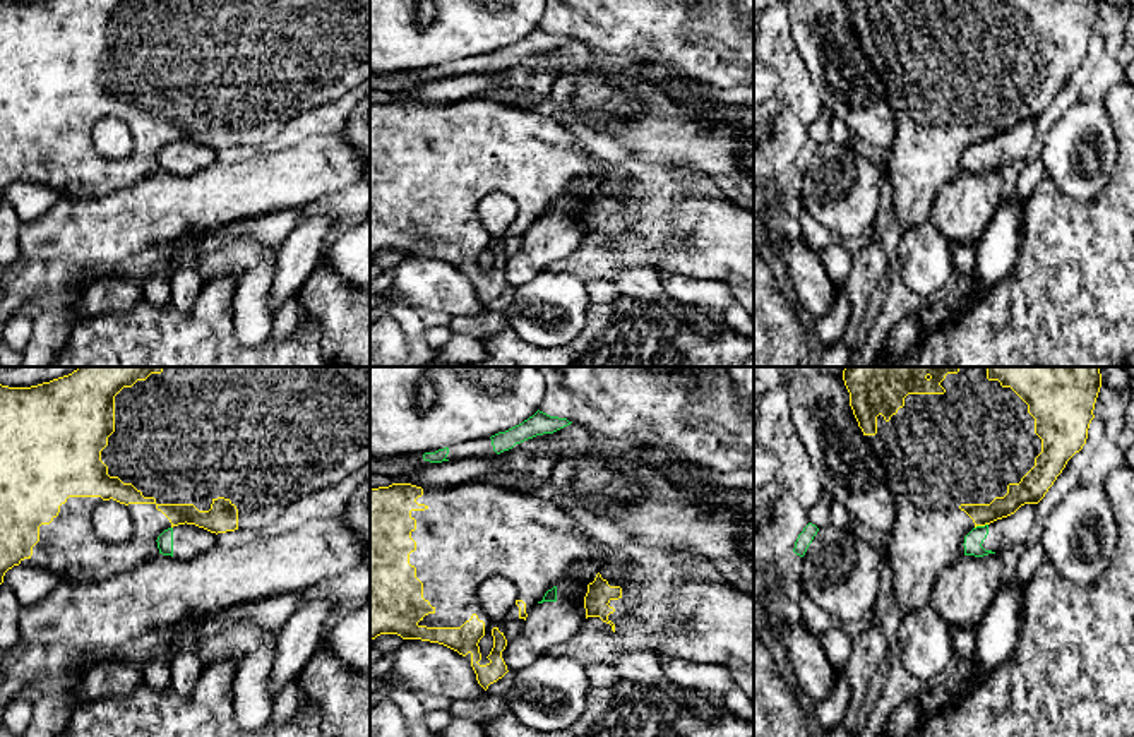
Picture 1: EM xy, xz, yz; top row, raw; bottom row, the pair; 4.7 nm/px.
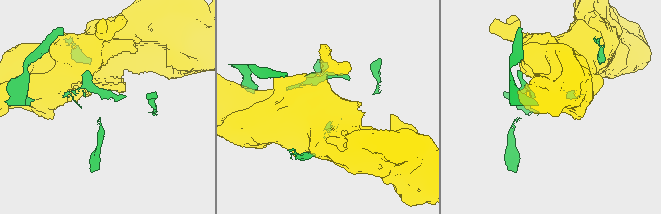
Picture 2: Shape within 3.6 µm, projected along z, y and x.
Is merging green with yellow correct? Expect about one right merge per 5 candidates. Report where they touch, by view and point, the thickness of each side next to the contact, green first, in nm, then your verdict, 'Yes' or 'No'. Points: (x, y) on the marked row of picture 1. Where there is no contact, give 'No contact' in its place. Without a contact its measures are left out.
Touches green at yz (980, 527). Thickness 90 nm (green) against 110 nm. No

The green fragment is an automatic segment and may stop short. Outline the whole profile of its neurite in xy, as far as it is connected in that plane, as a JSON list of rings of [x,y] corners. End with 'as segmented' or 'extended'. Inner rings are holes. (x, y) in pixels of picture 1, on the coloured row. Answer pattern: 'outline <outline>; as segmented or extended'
outline [[[185,523],[164,530],[156,542],[159,554],[188,560],[212,548],[216,545],[216,533]]]; extended

